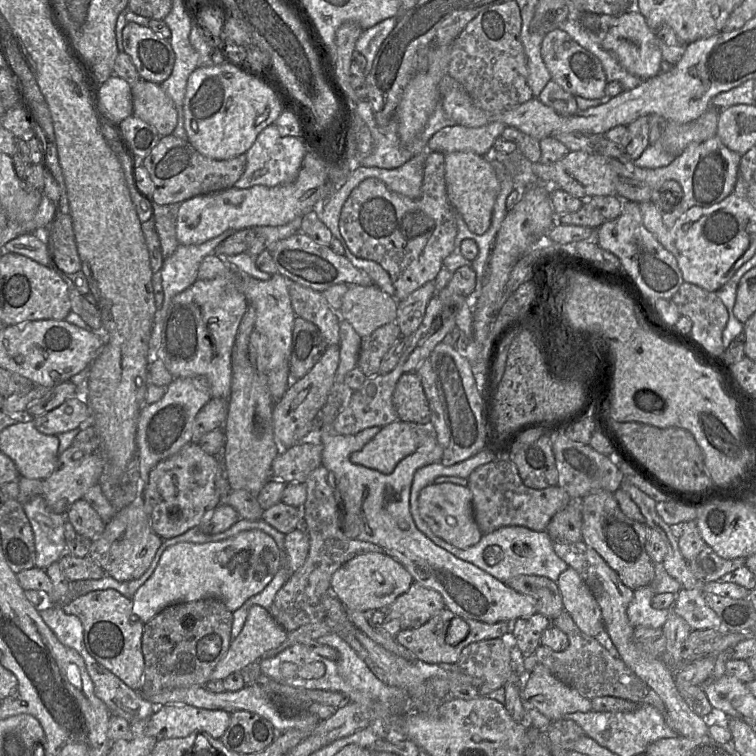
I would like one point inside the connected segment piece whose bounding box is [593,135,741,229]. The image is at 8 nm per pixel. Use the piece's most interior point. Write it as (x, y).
(707, 172)

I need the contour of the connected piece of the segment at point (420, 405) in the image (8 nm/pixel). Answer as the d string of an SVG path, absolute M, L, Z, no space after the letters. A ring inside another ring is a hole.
M416 372L403 374L397 381L392 402L402 422L430 426L430 408L421 380Z

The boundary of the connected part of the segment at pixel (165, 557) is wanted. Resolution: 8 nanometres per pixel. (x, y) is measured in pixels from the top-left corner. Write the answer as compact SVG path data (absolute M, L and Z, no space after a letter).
M252 529L216 542L202 544L181 542L168 547L162 554L152 576L134 593L133 613L143 623L148 622L168 606L193 602L205 598L217 598L233 613L249 598L260 593L285 566L285 552L265 532Z

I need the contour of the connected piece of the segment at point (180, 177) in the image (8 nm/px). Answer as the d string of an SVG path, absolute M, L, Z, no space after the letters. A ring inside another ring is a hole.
M173 134L161 137L157 145L141 161L155 185L153 203L160 205L182 203L198 195L233 187L246 168L246 153L226 160L215 160L199 153L192 144Z

